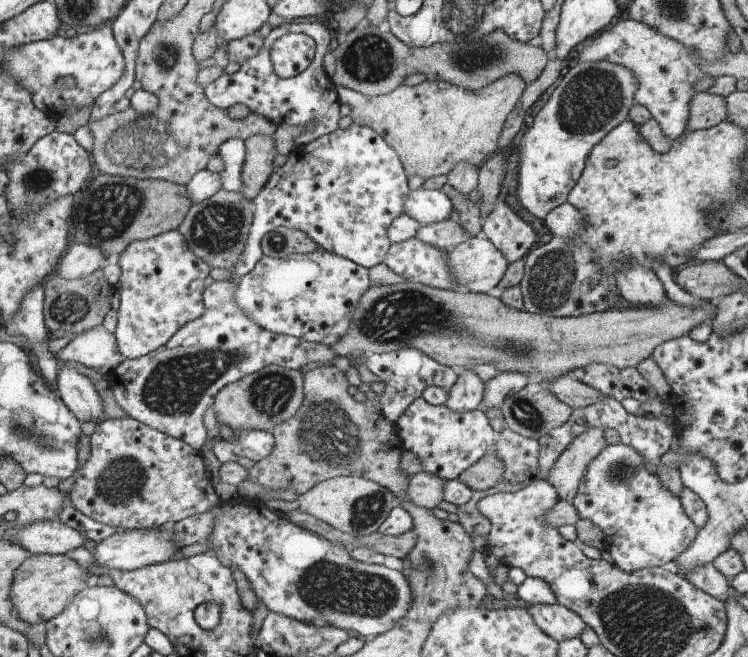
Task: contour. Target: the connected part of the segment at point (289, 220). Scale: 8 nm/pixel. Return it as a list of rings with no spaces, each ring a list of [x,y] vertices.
[[[352,123],[347,129],[335,130],[332,134],[323,135],[306,145],[295,146],[287,156],[288,159],[286,160],[286,163],[272,173],[271,180],[268,181],[267,184],[264,185],[264,188],[253,198],[254,212],[253,222],[250,225],[250,236],[248,236],[248,240],[246,240],[246,248],[244,248],[242,256],[238,258],[238,262],[231,268],[231,280],[235,281],[236,278],[243,277],[255,268],[256,263],[264,255],[262,247],[263,238],[267,233],[270,233],[272,229],[283,227],[304,231],[315,239],[318,247],[322,247],[327,251],[332,251],[334,254],[338,254],[344,258],[352,259],[352,262],[359,263],[360,266],[366,267],[367,269],[372,268],[372,266],[376,266],[381,262],[385,262],[387,254],[390,252],[391,246],[393,245],[389,238],[391,225],[395,222],[396,218],[404,213],[404,209],[407,206],[408,194],[410,194],[411,191],[410,188],[408,188],[407,174],[404,170],[404,165],[399,158],[399,153],[383,138],[383,135],[372,130],[372,127],[363,126],[362,123]]]

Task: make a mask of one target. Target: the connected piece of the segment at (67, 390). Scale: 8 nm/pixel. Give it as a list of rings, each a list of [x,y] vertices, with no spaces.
[[[68,362],[57,369],[57,389],[60,398],[63,398],[80,422],[97,423],[98,419],[104,417],[102,398],[96,392],[94,384],[74,366],[68,366]]]

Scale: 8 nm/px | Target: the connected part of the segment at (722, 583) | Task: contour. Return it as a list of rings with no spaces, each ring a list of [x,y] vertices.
[[[713,563],[698,566],[690,574],[684,574],[683,576],[689,579],[696,587],[699,587],[700,590],[714,595],[725,604],[726,600],[731,597],[730,581]]]

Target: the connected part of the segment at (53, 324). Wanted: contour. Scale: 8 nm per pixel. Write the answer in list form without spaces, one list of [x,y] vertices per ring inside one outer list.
[[[102,268],[92,272],[86,278],[76,280],[63,278],[56,272],[52,273],[50,280],[46,280],[43,285],[45,325],[52,332],[64,330],[68,334],[80,335],[96,327],[96,324],[102,324],[102,320],[110,310],[110,296],[113,288],[108,279],[104,278]]]

